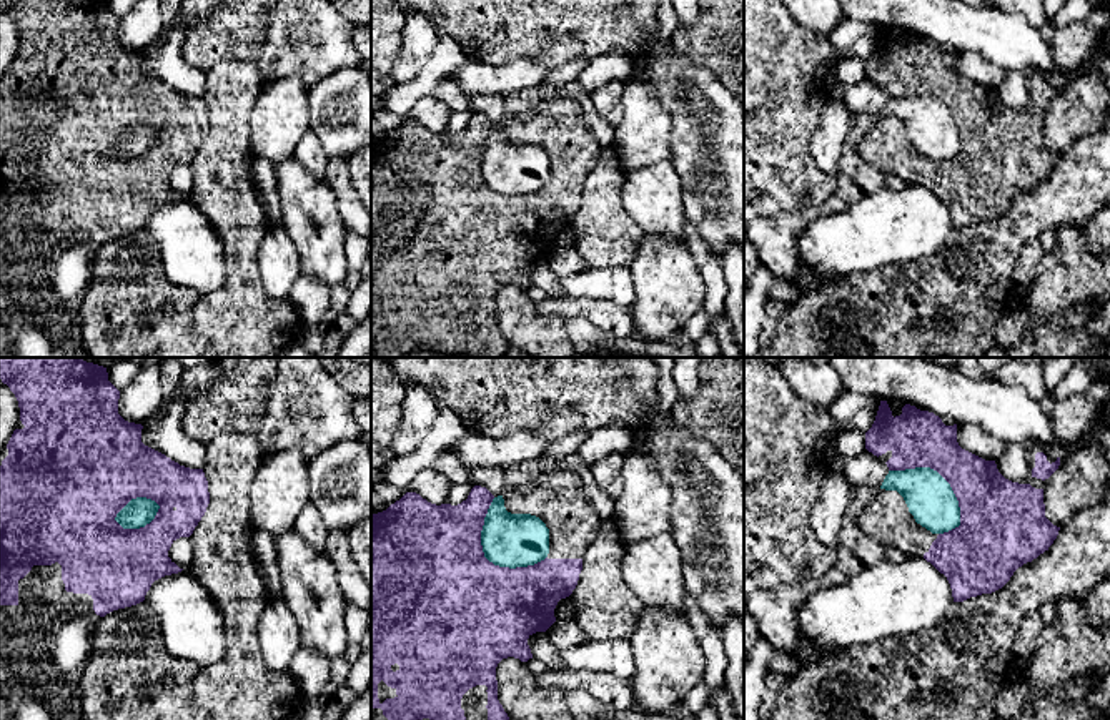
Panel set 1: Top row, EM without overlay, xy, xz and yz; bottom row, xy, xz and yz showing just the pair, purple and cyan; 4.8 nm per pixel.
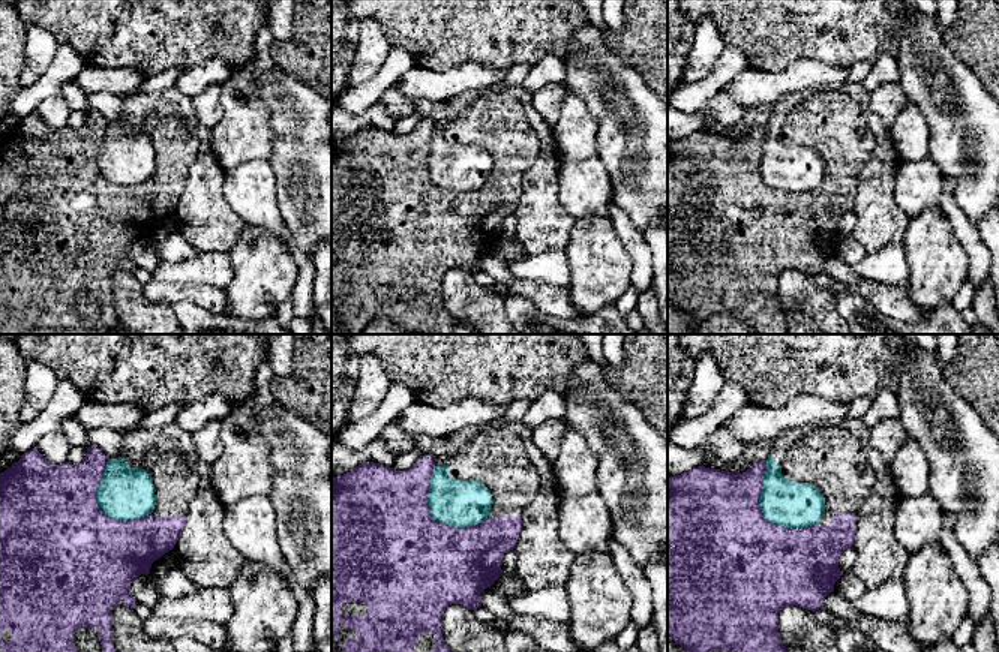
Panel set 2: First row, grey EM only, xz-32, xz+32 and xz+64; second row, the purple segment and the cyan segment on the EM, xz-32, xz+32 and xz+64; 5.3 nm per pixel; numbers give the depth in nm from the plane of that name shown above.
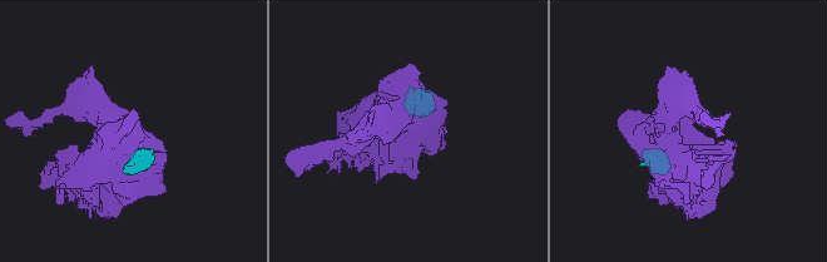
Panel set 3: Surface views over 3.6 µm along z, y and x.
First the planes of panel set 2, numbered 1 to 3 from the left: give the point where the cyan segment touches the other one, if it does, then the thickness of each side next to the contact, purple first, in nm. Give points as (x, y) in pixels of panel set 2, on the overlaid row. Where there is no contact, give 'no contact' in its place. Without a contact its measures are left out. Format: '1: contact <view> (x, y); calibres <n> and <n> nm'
1: contact xz-32 (101, 510); calibres 500 and 280 nm
2: contact xz+32 (431, 517); calibres 500 and 260 nm
3: contact xz+64 (762, 516); calibres 500 and 240 nm

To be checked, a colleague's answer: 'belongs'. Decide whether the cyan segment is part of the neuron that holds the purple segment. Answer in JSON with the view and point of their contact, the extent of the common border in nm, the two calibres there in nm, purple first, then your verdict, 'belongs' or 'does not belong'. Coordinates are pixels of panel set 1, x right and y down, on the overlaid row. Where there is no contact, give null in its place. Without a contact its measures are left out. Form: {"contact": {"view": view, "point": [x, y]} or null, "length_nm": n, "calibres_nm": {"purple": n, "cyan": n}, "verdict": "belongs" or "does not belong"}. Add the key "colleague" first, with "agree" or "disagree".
{"colleague": "disagree", "contact": {"view": "yz", "point": [939, 473]}, "length_nm": 440, "calibres_nm": {"purple": 280, "cyan": 220}, "verdict": "does not belong"}

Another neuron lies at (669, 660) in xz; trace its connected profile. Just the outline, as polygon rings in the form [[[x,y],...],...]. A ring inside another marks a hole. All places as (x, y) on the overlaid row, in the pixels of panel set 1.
[[[646,605],[629,640],[636,658],[629,682],[637,710],[666,712],[702,683],[706,653],[679,610]]]

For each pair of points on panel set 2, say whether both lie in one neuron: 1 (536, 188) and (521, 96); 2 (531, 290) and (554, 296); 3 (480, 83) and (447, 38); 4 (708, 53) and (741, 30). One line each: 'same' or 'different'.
1: same
2: same
3: different
4: different

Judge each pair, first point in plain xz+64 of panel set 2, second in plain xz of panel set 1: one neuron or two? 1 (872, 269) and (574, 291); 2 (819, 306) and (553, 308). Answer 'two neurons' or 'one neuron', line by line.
1: one neuron
2: two neurons

